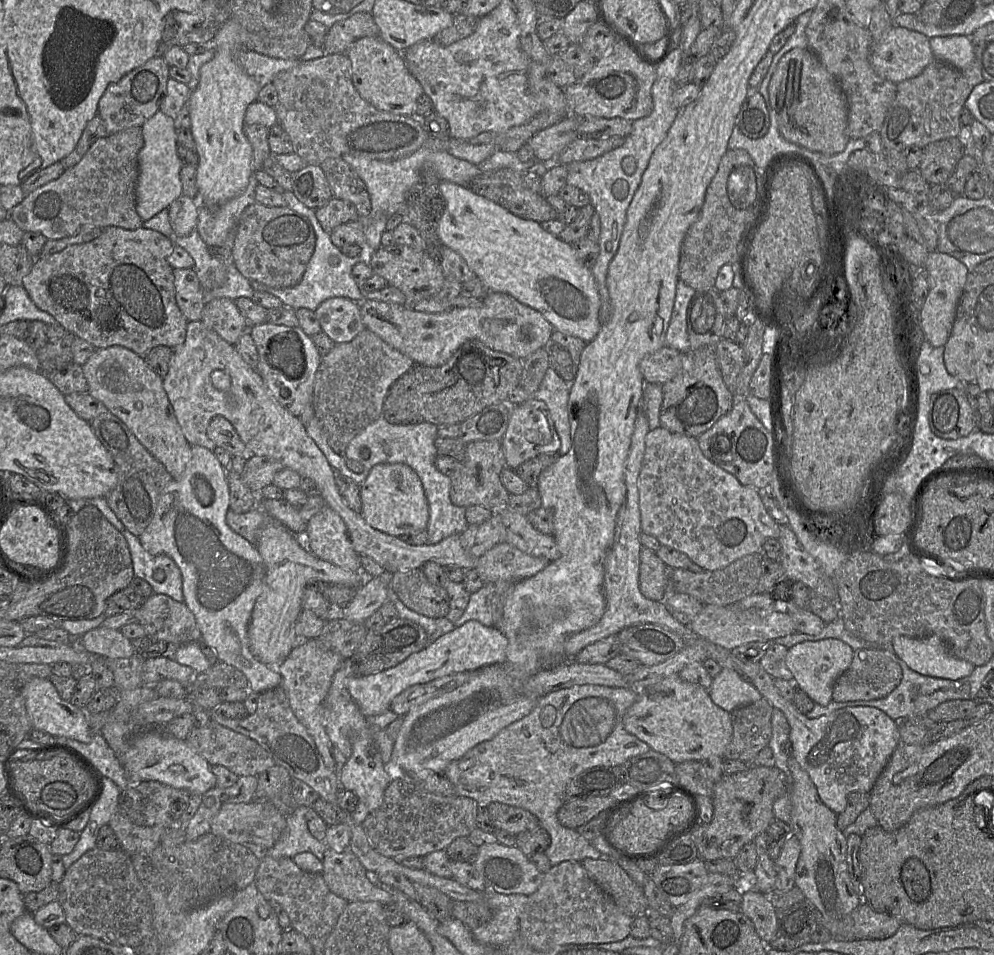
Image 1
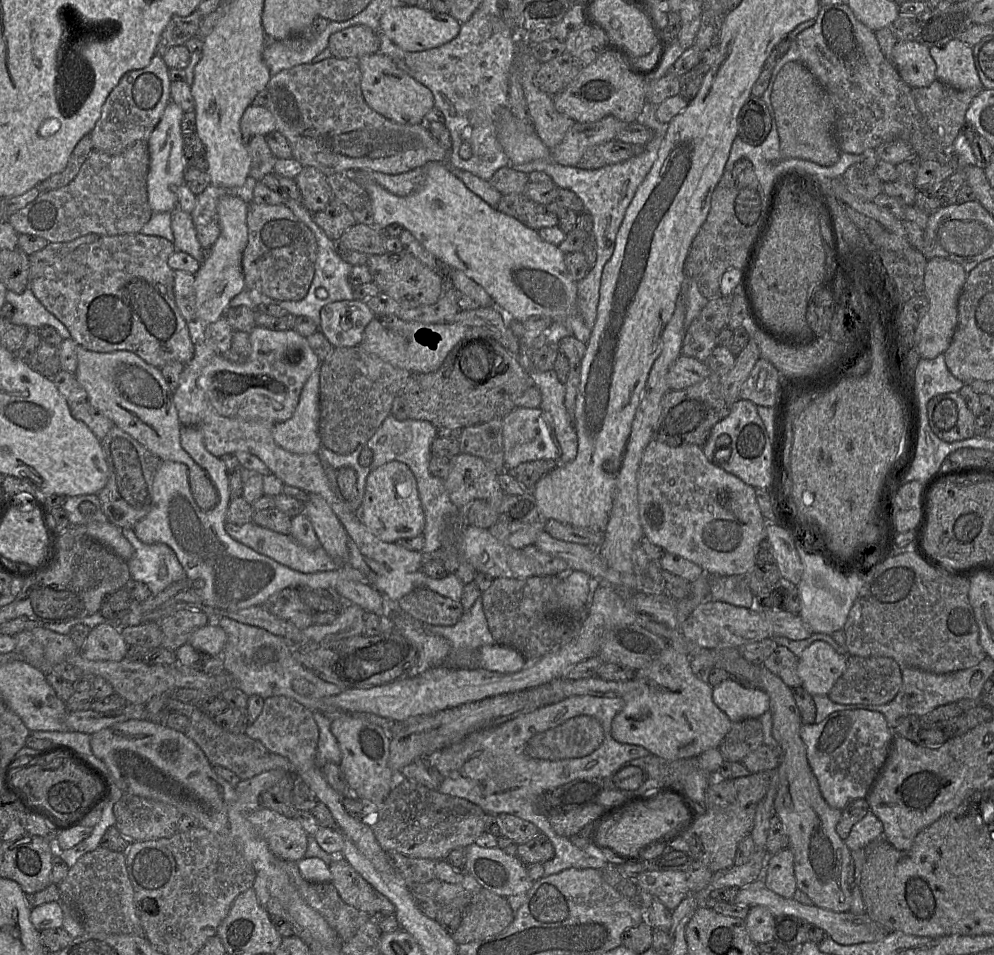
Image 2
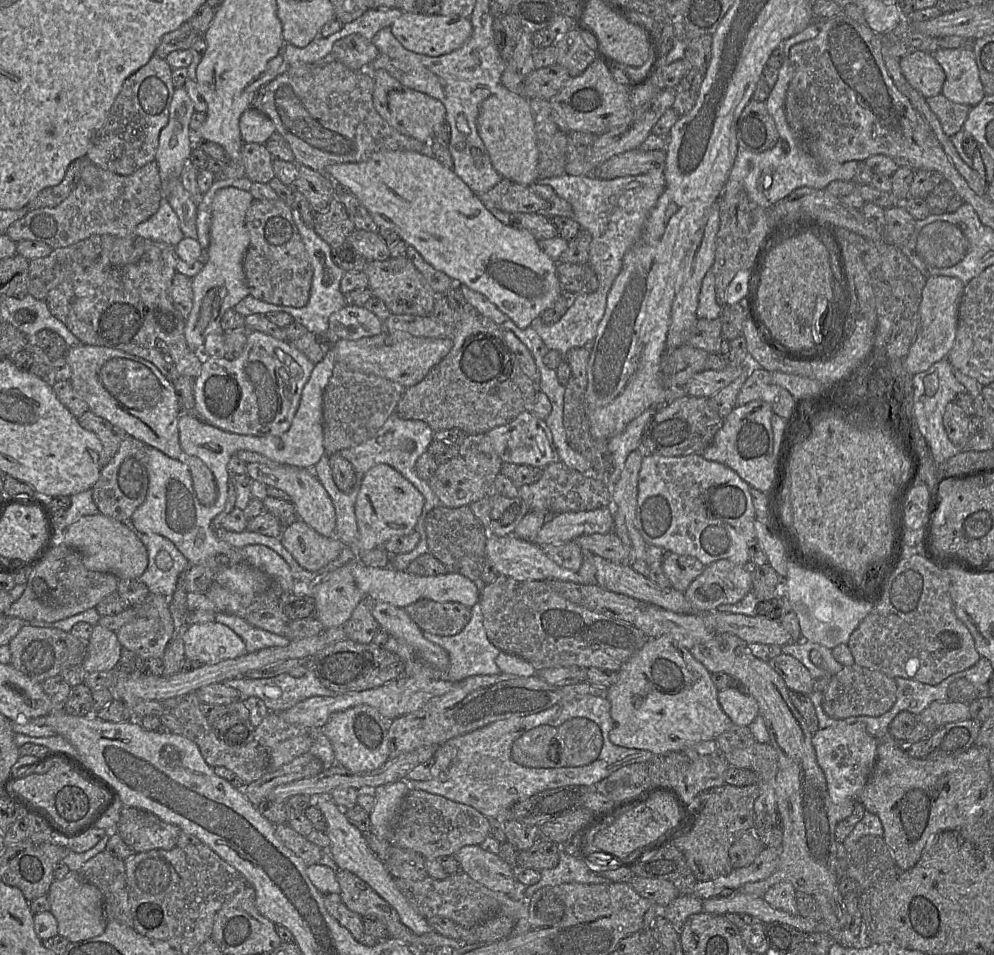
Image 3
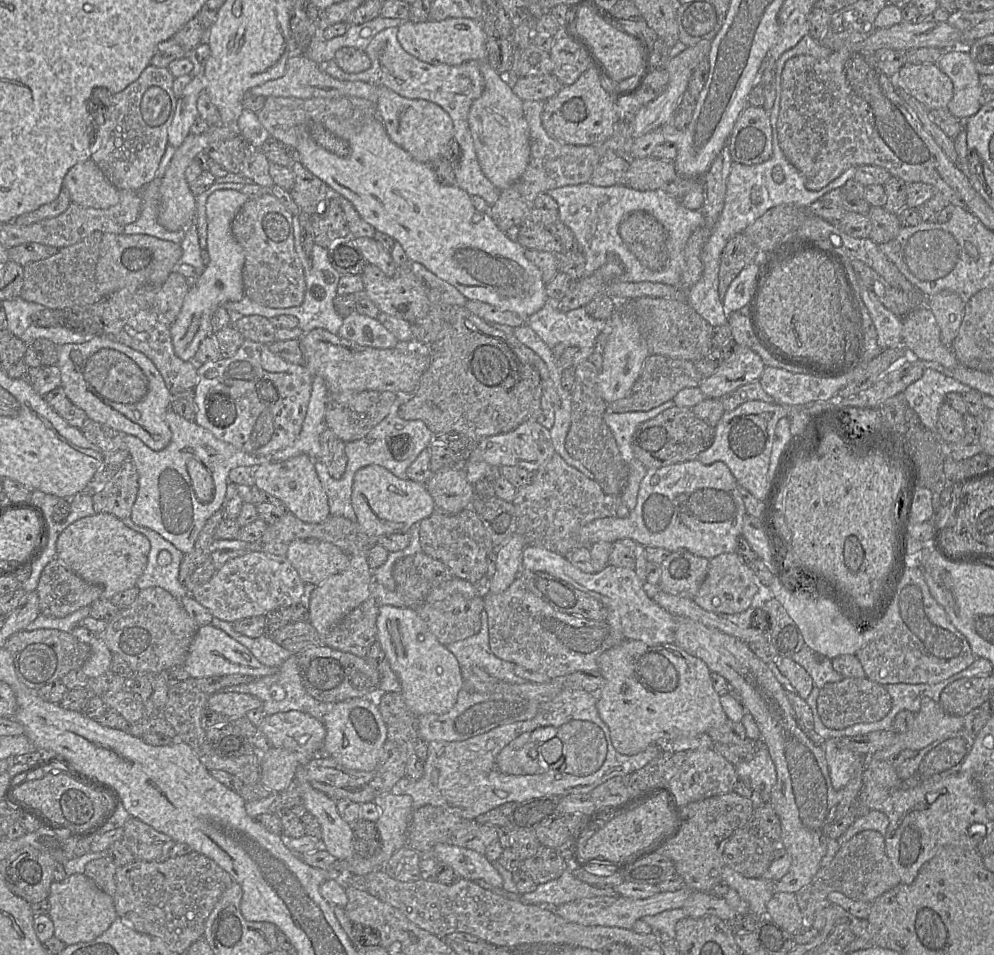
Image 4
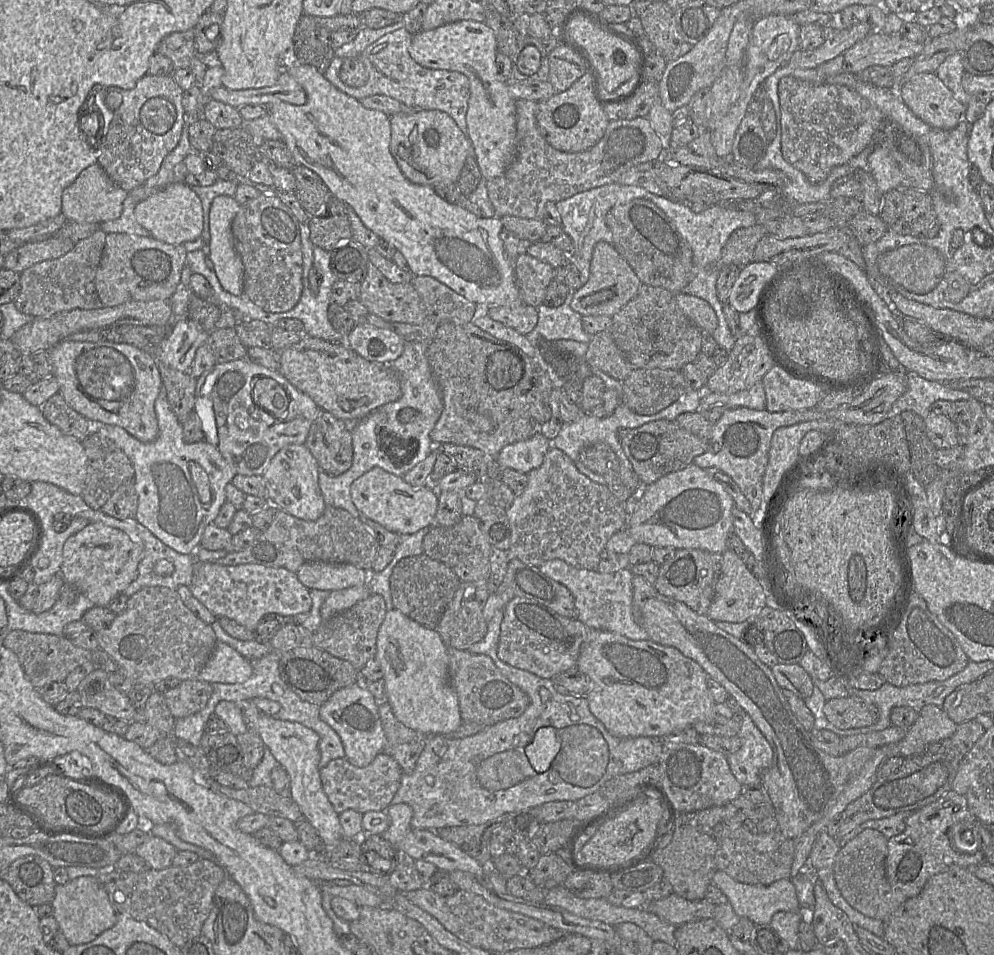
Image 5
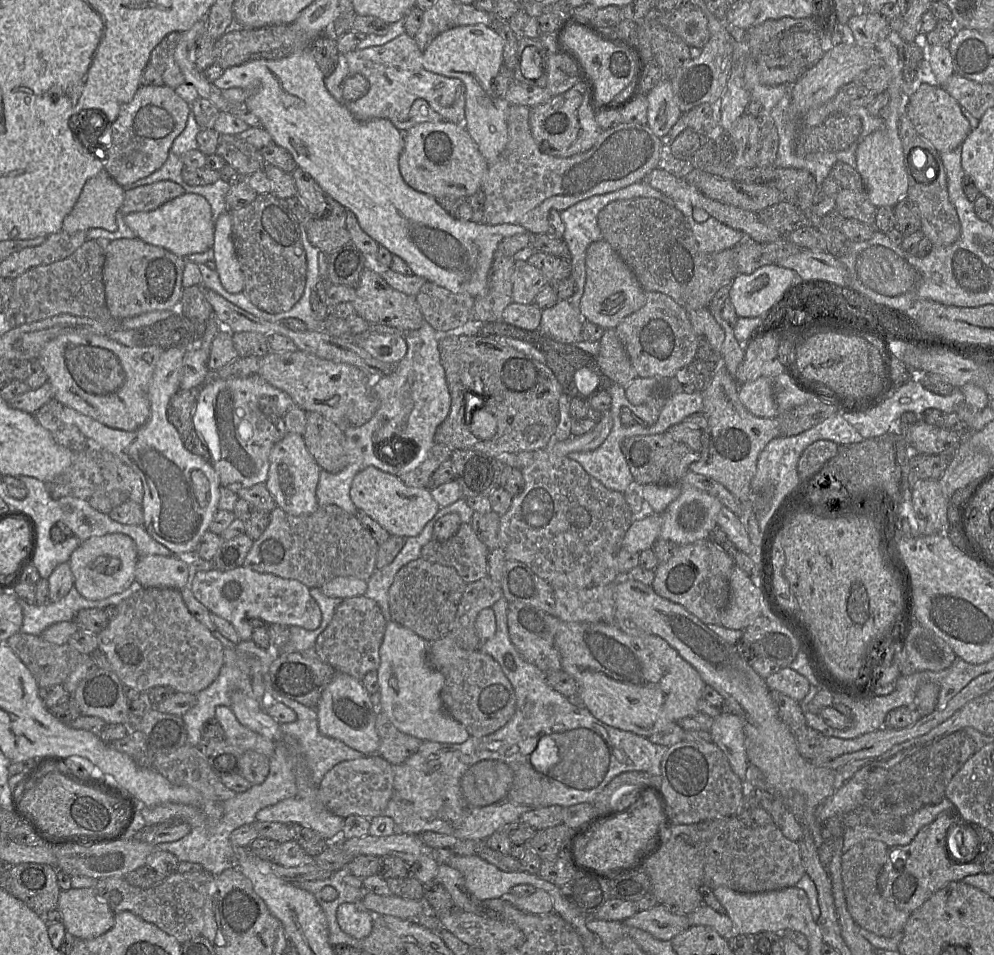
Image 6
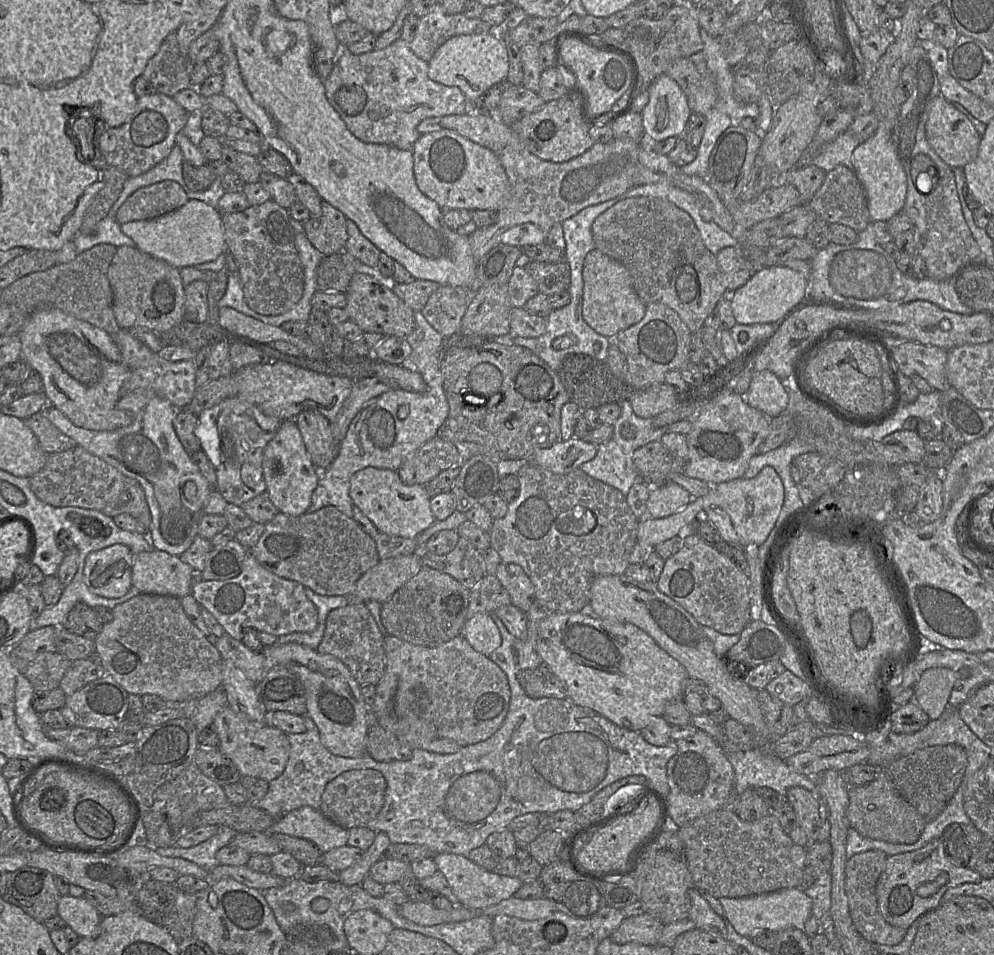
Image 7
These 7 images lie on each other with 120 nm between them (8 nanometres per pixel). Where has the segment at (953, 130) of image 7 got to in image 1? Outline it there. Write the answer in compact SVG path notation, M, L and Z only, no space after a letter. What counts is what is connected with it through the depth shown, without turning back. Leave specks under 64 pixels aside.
M895 24L879 40L874 41L869 56L869 61L874 71L882 78L895 84L918 76L934 59L930 39L926 35Z

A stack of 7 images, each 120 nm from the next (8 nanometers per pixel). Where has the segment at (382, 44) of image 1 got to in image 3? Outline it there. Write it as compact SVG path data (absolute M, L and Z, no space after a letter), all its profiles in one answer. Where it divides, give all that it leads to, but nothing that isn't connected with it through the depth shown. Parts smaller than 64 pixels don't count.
M385 70L371 71L374 80L373 104L378 114L395 130L425 144L430 144L434 134L446 121L446 109L437 99L403 86Z

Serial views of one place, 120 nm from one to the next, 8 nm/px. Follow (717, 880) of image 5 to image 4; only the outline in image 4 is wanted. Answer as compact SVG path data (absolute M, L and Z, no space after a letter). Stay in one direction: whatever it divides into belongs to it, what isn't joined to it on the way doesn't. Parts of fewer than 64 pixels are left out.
M725 865L722 869L721 882L738 893L747 904L750 914L757 919L766 916L767 903L775 894L774 881L764 878L746 878Z

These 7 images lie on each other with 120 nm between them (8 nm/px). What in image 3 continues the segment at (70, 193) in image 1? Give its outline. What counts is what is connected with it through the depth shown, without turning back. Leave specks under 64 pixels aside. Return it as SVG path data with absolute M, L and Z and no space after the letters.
M150 162L126 176L100 168L99 174L102 183L98 188L89 188L80 180L61 204L29 211L13 222L5 234L15 243L23 240L42 241L53 249L70 246L92 235L108 234L120 238L135 235L136 227L158 211L163 198L157 162Z

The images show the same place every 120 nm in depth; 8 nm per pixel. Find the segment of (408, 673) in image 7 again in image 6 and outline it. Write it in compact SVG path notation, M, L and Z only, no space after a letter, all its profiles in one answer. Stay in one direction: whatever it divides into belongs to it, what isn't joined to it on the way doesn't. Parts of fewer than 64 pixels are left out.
M448 633L429 642L427 659L445 678L441 699L446 711L465 727L470 736L491 734L512 718L516 709L516 695L499 663L492 656L480 650L462 649Z

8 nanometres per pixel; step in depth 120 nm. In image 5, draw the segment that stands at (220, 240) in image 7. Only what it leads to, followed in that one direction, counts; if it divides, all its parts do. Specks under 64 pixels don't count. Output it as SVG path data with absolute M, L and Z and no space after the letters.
M185 181L160 188L155 194L139 202L134 211L136 221L151 234L151 237L172 245L184 245L201 237L203 231L203 207L198 195Z

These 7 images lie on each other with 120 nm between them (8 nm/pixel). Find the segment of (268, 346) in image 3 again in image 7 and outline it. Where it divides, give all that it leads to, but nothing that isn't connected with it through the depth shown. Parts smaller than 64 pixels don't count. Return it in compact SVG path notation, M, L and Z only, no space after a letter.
M229 397L198 416L195 434L215 468L216 489L227 503L242 505L266 491L263 451L283 421L264 415L257 407L237 397Z

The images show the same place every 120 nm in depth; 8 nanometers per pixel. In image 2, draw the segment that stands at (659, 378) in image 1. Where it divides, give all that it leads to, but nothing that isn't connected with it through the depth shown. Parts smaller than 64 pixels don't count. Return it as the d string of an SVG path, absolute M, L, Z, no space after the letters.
M681 354L669 368L667 384L671 390L682 390L711 375L712 371L706 363Z

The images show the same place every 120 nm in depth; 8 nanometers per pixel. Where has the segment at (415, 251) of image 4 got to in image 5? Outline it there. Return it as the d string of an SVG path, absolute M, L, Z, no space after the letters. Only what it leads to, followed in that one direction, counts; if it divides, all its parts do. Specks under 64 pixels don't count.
M287 57L281 72L284 70L304 89L307 101L304 105L276 101L266 107L297 164L318 174L333 196L354 209L365 227L399 251L414 276L433 277L480 308L522 303L515 266L507 259L500 238L504 229L500 218L477 217L440 198L432 186L409 181L391 153L390 117L384 112L365 108L360 101L338 90L314 66L289 62Z

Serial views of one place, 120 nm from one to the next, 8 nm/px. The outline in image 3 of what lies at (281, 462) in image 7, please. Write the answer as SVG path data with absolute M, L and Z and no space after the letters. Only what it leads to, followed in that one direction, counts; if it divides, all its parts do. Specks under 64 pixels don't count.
M250 462L246 467L246 473L251 479L262 482L267 487L286 492L290 497L290 502L296 509L298 519L304 521L324 537L336 536L336 513L333 502L312 469L289 465L269 467L266 464L257 462Z

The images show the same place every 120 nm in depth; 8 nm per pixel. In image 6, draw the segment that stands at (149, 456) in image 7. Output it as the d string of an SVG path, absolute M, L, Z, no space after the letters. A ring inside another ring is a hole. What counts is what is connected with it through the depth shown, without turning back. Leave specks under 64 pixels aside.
M174 346L163 350L148 387L150 417L137 430L113 429L68 407L62 411L62 420L78 427L91 445L114 454L140 477L144 490L141 503L144 529L173 555L188 560L218 511L221 486L212 462L189 452L167 419L168 403L180 389L183 359L189 347ZM192 471L199 471L206 478L206 493L200 493L201 486L196 484Z

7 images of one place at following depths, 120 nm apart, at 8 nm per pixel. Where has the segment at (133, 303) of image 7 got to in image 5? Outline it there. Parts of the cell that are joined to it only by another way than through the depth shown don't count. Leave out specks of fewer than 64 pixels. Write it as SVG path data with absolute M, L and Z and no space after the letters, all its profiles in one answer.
M107 234L95 286L104 307L129 301L169 300L181 283L187 252L183 245L172 245L130 234Z

